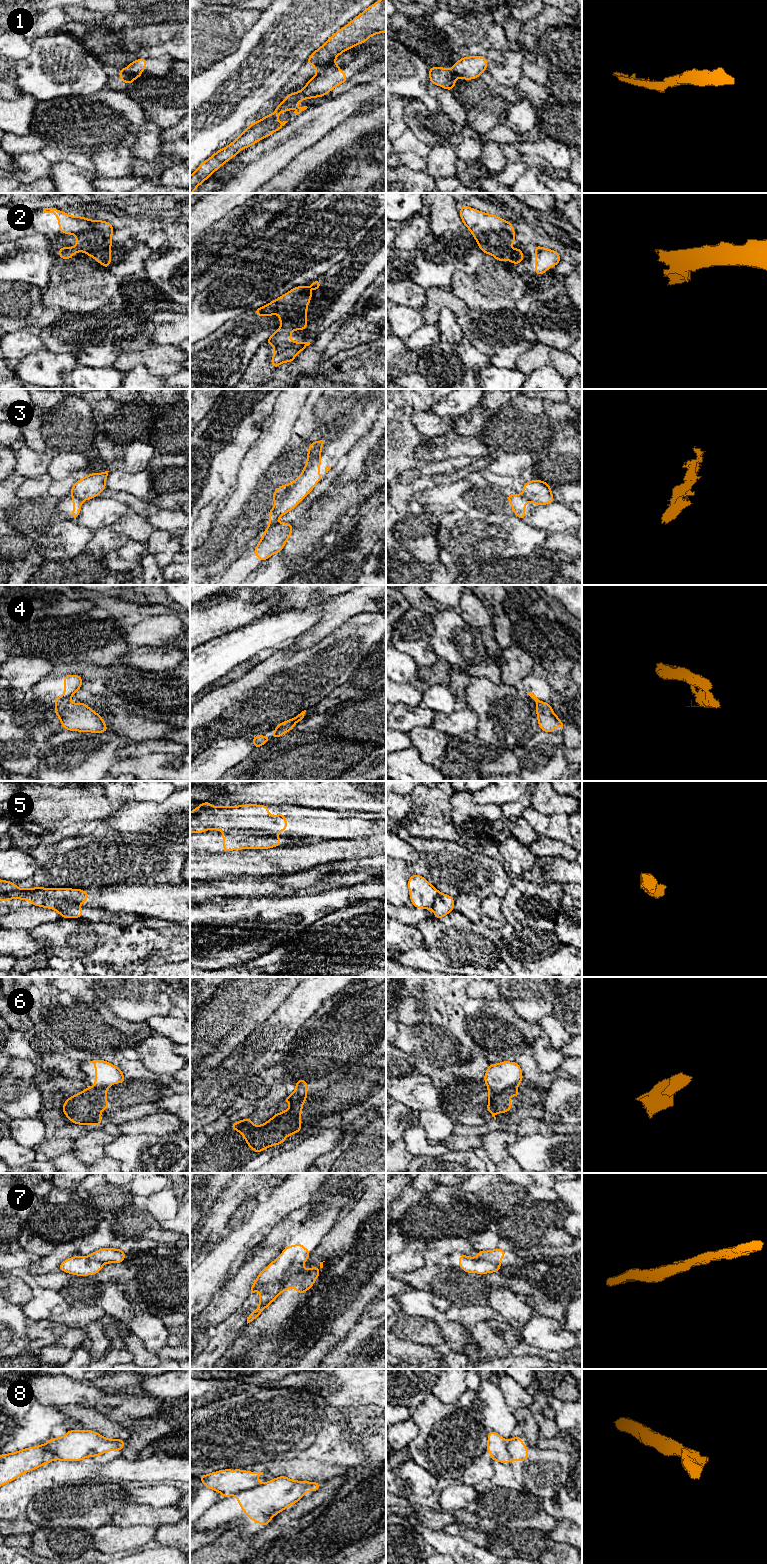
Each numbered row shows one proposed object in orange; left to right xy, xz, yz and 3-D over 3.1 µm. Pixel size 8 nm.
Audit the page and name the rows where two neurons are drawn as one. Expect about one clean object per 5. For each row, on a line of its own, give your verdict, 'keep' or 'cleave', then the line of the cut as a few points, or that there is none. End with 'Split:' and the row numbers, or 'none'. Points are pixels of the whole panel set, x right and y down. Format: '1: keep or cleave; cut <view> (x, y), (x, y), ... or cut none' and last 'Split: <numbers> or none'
1: cleave; cut xz (333, 60), (318, 73)
2: cleave; cut xz (306, 305), (300, 305), (292, 310), (284, 322)
3: cleave; cut xy (72, 495), (81, 501)
4: cleave; cut xy (69, 701), (56, 704)
5: cleave; cut xz (225, 830), (267, 830), (275, 833)
6: cleave; cut yz (518, 1083), (499, 1091), (489, 1088)
7: cleave; cut xz (301, 1265), (286, 1281), (281, 1290)
8: cleave; cut xz (260, 1483), (241, 1490), (236, 1494)
Split: 1, 2, 3, 4, 5, 6, 7, 8

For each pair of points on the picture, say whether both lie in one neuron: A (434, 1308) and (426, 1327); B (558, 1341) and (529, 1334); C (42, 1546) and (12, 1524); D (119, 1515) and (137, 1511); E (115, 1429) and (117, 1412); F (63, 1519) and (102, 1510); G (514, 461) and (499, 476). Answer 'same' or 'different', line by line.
A: different
B: same
C: different
D: same
E: different
F: same
G: same

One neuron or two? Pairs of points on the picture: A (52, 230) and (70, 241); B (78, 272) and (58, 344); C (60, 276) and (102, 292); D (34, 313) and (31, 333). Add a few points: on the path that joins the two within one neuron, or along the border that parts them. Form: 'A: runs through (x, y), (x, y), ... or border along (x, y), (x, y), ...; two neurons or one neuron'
A: runs through (56, 230), (59, 230), (66, 237); one neuron
B: border along (91, 311), (64, 312); two neurons
C: runs through (70, 280), (75, 285), (92, 286); one neuron
D: border along (39, 328), (24, 326), (10, 332); two neurons

